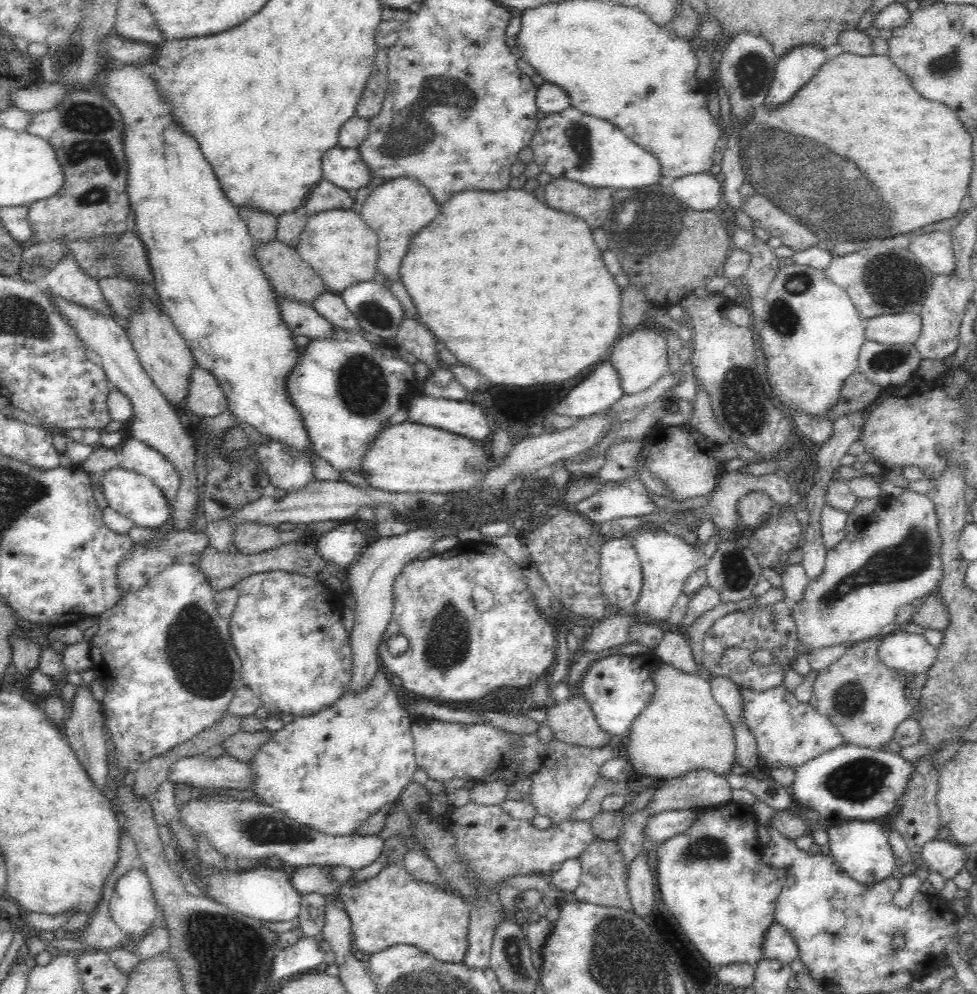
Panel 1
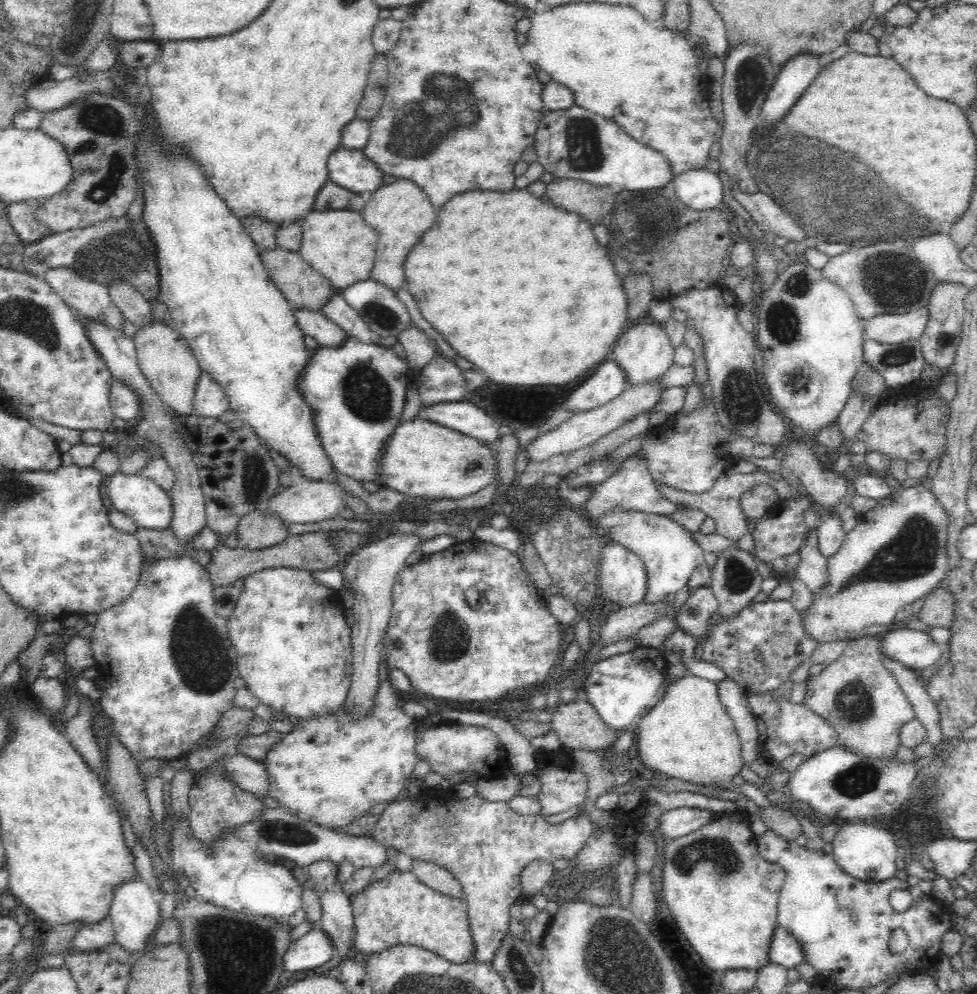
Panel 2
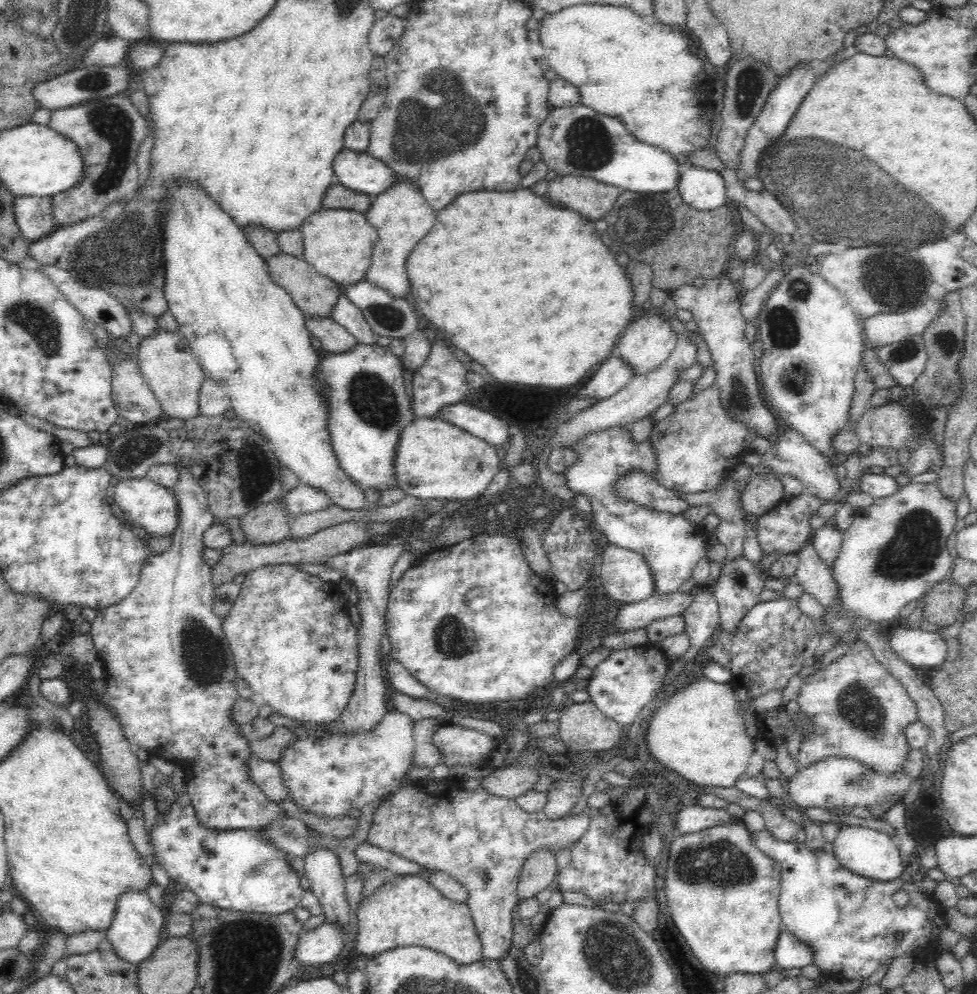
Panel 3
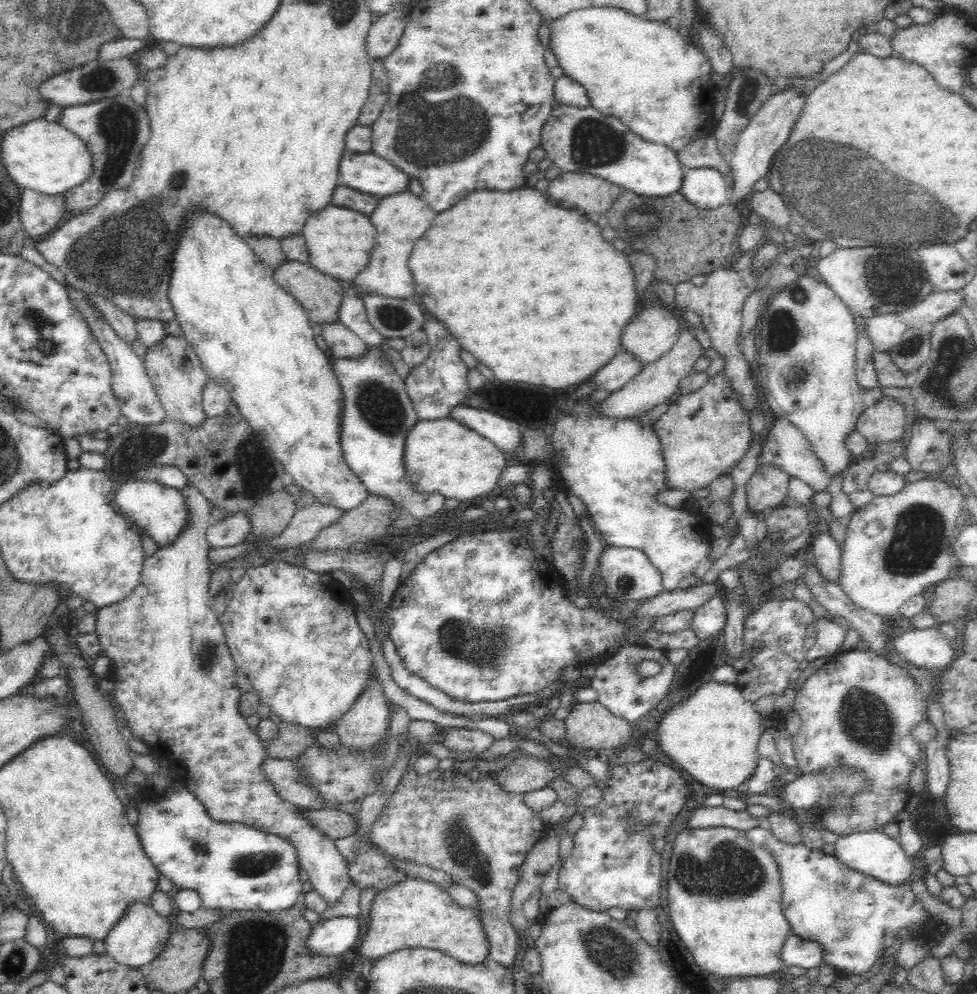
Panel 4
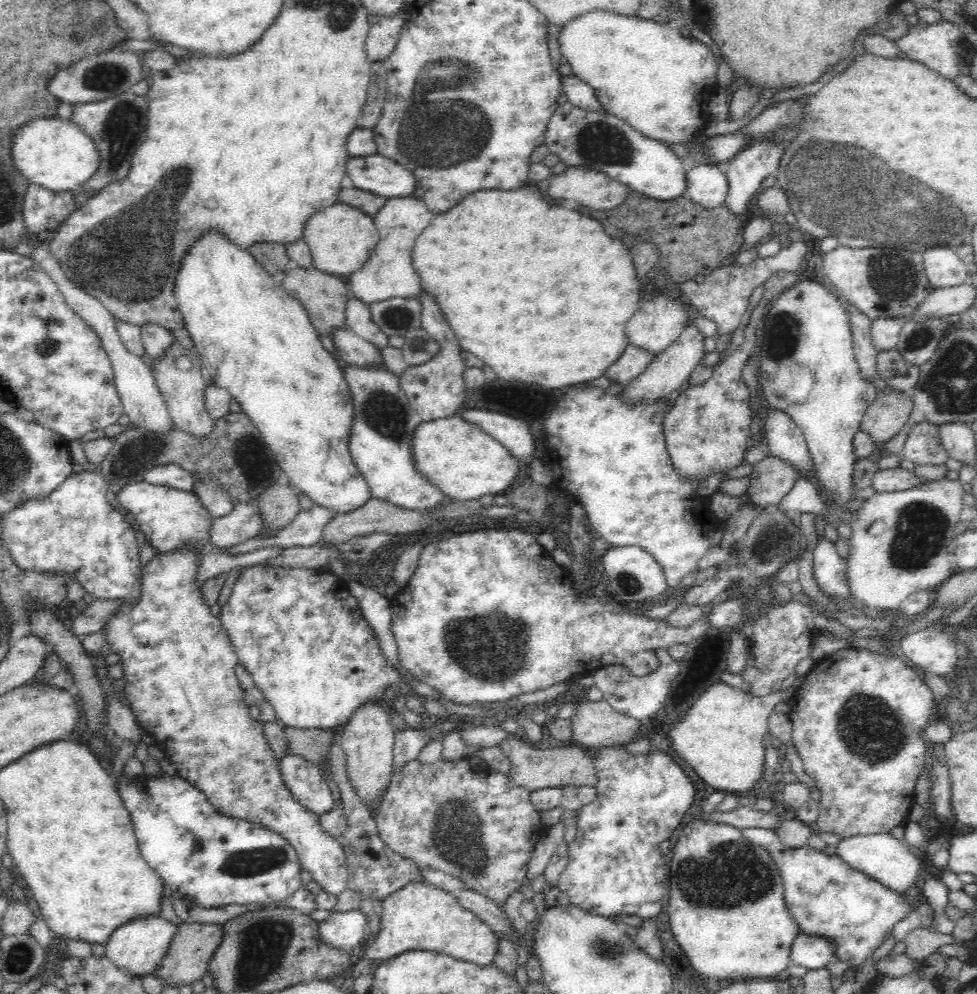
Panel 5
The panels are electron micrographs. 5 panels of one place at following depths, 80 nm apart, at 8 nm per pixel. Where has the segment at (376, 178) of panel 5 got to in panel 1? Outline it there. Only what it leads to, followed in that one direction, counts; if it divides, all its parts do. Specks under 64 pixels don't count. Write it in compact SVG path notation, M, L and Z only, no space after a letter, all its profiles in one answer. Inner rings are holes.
M332 146L322 154L323 179L351 193L366 186L373 179L358 149Z

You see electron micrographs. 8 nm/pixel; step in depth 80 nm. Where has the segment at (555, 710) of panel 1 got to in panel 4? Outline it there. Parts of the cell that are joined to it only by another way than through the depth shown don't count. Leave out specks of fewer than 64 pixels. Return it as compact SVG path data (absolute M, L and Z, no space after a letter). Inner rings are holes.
M597 700L576 703L564 718L564 724L566 725L566 734L562 741L572 750L579 752L587 748L592 748L592 750L618 748L621 744L627 743L632 734L632 728L634 728L633 723L614 716Z

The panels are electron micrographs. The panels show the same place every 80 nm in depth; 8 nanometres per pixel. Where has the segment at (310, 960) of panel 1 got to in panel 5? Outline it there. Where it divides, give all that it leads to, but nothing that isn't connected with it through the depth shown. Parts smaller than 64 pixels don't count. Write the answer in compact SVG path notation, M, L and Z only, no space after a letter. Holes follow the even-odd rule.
M360 910L332 913L318 923L317 942L353 952L366 933L366 916Z

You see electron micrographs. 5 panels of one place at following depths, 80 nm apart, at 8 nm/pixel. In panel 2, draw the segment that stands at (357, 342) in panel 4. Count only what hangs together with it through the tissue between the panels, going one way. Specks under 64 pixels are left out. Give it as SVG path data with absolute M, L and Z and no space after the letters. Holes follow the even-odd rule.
M290 306L296 317L296 326L303 335L312 336L318 345L340 346L348 335L318 310Z

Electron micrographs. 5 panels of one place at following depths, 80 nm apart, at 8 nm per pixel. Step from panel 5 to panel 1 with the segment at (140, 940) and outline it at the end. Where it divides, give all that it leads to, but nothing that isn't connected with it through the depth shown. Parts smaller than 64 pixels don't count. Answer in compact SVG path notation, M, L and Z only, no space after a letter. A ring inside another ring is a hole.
M137 864L116 881L110 916L126 934L126 944L138 942L158 916L151 885Z

